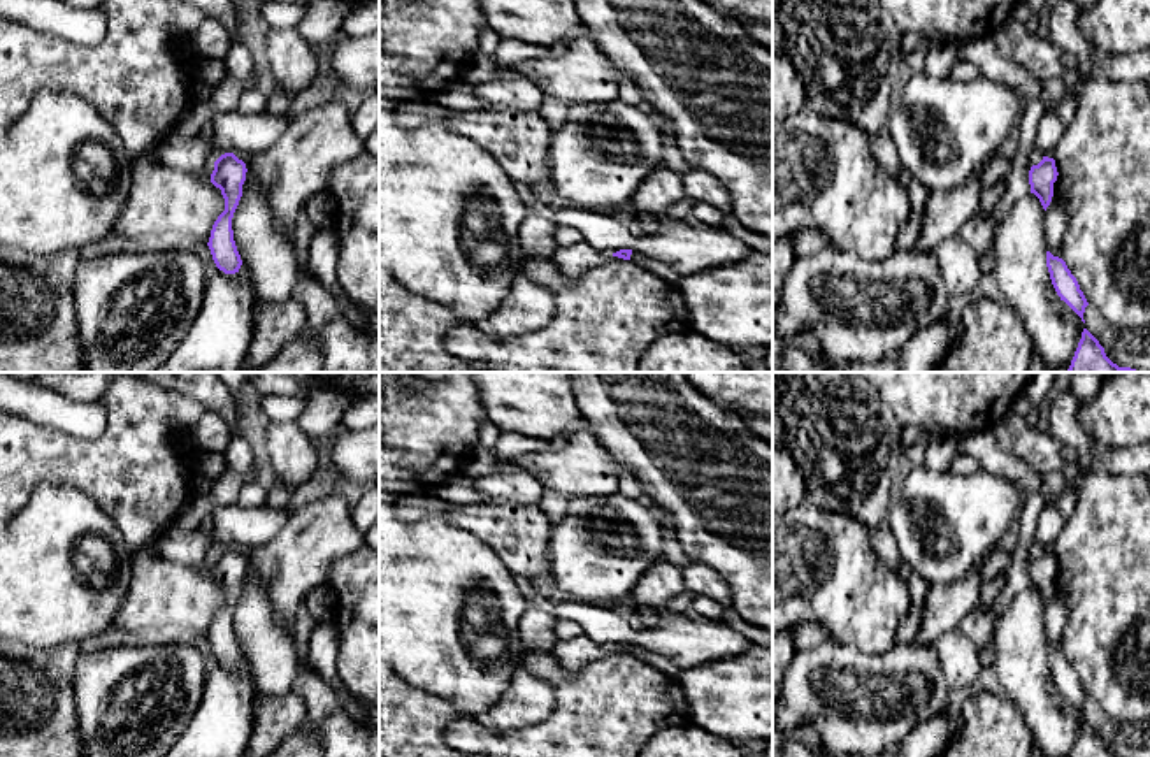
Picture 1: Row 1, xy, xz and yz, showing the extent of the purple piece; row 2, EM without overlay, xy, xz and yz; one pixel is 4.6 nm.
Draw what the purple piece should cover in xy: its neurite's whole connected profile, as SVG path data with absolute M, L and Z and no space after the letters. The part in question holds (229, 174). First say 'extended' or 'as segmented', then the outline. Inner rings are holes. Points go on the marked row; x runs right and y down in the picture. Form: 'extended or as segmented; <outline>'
as segmented; M225 153L214 162L211 174L211 183L221 190L225 198L225 211L214 221L207 246L216 267L225 274L235 274L242 265L234 241L232 218L242 197L246 172L242 160L234 153Z

